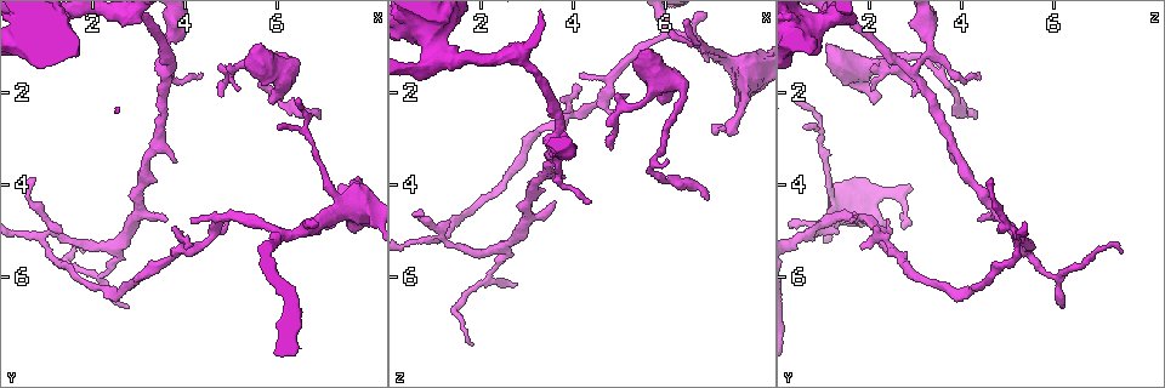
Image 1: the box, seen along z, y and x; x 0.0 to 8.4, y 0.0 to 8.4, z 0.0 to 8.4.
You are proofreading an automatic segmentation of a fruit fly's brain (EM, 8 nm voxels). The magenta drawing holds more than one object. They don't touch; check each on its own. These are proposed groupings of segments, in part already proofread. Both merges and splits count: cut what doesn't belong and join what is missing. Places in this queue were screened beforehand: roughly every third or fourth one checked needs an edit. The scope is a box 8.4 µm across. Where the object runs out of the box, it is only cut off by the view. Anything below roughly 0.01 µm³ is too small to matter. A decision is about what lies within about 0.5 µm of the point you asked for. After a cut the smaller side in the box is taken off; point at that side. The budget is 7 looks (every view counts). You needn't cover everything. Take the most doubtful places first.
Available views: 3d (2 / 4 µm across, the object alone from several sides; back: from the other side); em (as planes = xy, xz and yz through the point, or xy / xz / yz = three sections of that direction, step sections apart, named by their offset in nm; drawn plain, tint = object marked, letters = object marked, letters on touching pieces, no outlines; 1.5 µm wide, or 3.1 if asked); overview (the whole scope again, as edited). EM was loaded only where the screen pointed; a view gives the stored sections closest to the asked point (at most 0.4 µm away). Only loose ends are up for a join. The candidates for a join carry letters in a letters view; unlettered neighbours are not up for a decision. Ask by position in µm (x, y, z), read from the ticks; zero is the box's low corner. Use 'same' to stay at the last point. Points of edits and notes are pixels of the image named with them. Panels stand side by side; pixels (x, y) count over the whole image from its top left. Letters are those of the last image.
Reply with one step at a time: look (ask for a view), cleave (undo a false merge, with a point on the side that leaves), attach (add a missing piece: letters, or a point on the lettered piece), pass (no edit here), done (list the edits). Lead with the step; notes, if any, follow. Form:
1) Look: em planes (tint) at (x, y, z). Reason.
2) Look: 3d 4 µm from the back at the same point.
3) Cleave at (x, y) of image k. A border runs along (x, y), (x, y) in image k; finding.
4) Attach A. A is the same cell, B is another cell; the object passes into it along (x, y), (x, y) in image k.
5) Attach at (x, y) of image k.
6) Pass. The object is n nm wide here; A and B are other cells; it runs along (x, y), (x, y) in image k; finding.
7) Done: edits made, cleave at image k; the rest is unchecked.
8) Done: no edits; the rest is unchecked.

Look: 3d 2 µm at (6.90, 2.60, 4.30). End of a long branch.

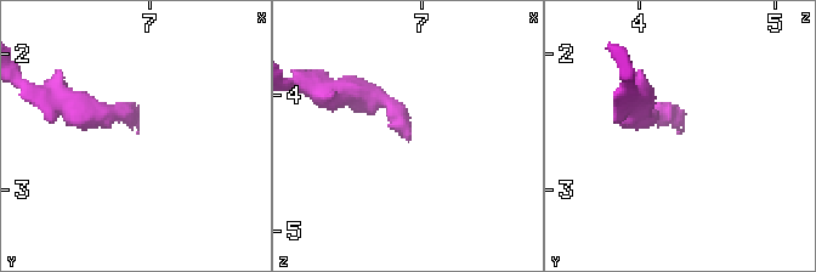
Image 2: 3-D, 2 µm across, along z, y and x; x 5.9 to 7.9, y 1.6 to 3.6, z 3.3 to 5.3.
Look: em xz step 8 (tint) at (6.94, 2.58, 4.28). Need the tissue.

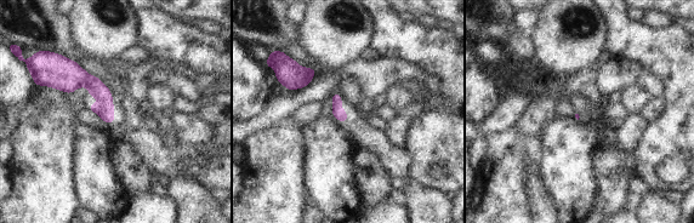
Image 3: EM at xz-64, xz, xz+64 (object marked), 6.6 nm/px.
Look: em planes (letters) at the same point. Cut it another way.

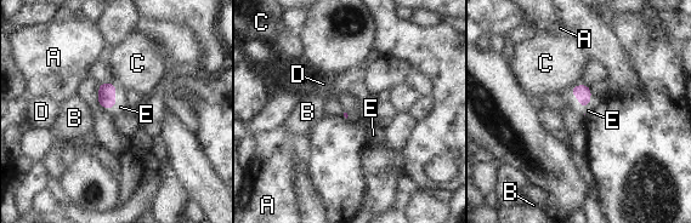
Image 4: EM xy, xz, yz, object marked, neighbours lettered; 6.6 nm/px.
Attach E. E is the same cell, A, B, C and D are other cells; it goes on there.

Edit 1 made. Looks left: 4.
Look: overview.

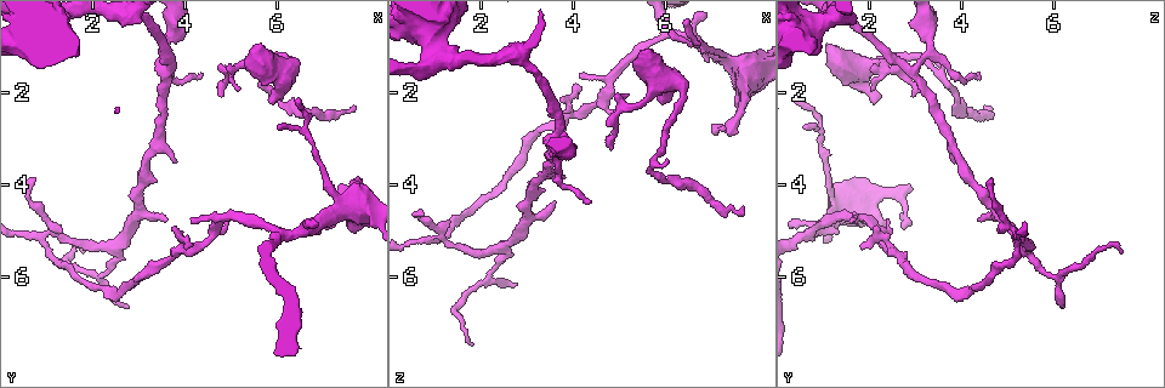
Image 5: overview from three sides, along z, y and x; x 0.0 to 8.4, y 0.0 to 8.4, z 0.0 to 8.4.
Look: em yz step 8 (letters) at (4.40, 1.55, 4.40). Thin end.

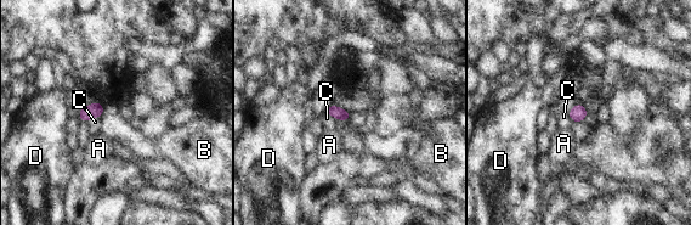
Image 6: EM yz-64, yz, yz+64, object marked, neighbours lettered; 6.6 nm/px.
Look: em planes (letters) at the same point. Cut it another way.

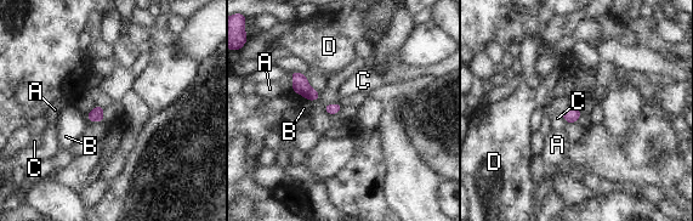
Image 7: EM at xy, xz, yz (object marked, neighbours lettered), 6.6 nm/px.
Pass. The longest contact is with A, 120 nm; A, B, C and D are other cells; a border runs along (561, 114), (566, 123) in image 7; none of them fits.

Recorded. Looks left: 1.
Done: edits made, attach at image 4; the rest is unchecked.

